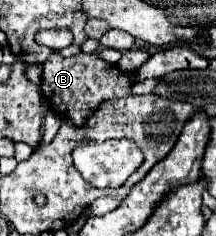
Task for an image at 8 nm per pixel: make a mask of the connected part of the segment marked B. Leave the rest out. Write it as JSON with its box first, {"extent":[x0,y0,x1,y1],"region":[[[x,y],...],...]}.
{"extent":[41,53,133,127],"region":[[[51,53],[43,63],[43,77],[41,77],[41,91],[45,95],[45,103],[53,113],[61,119],[71,119],[77,127],[85,125],[85,121],[99,109],[103,101],[113,97],[127,97],[133,89],[133,73],[121,71],[119,65],[103,61],[97,53],[79,53],[75,57],[61,57]]]}

